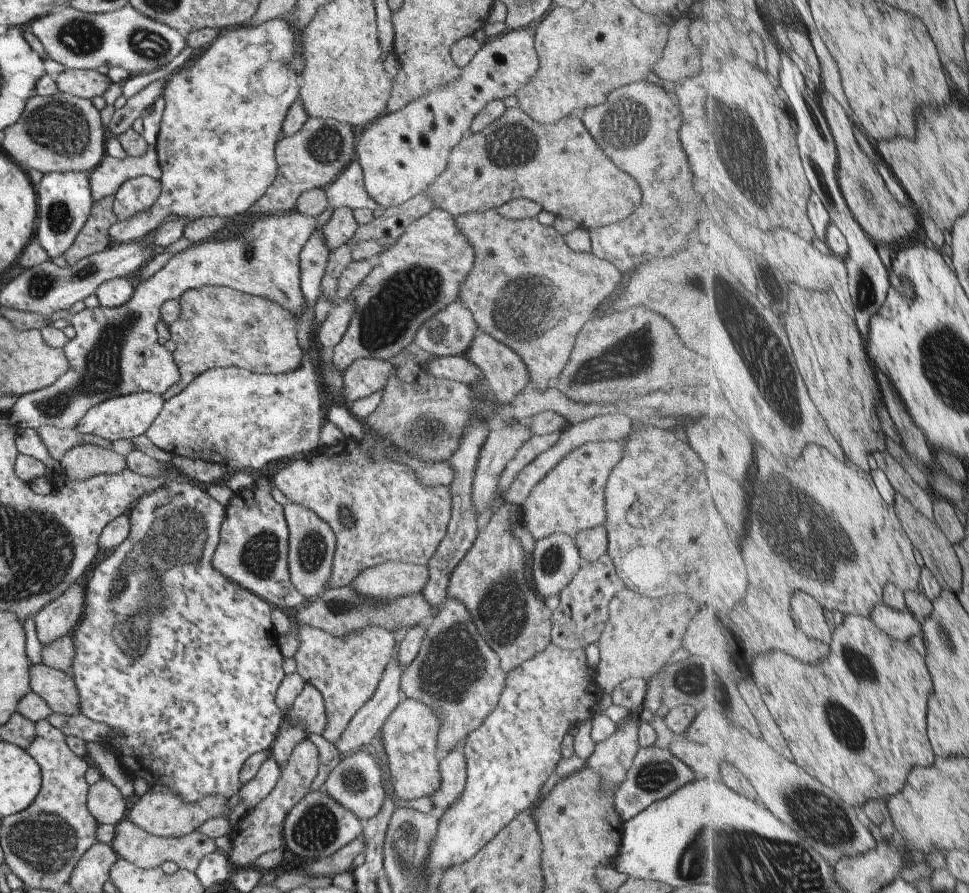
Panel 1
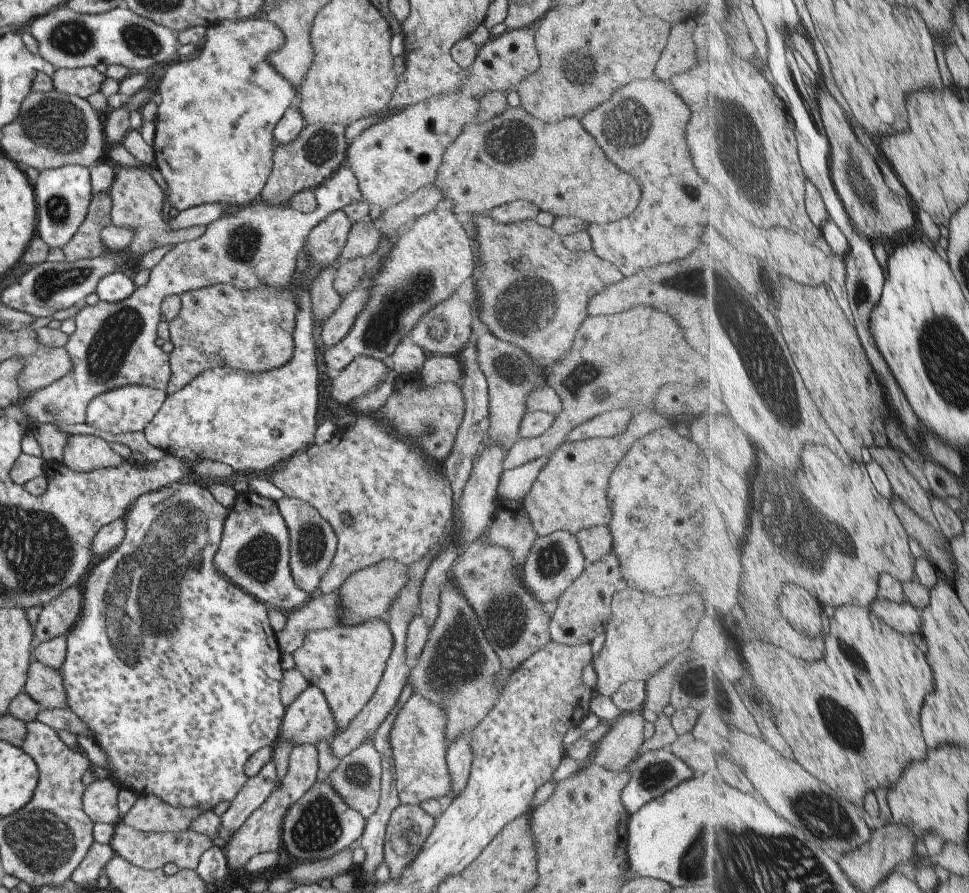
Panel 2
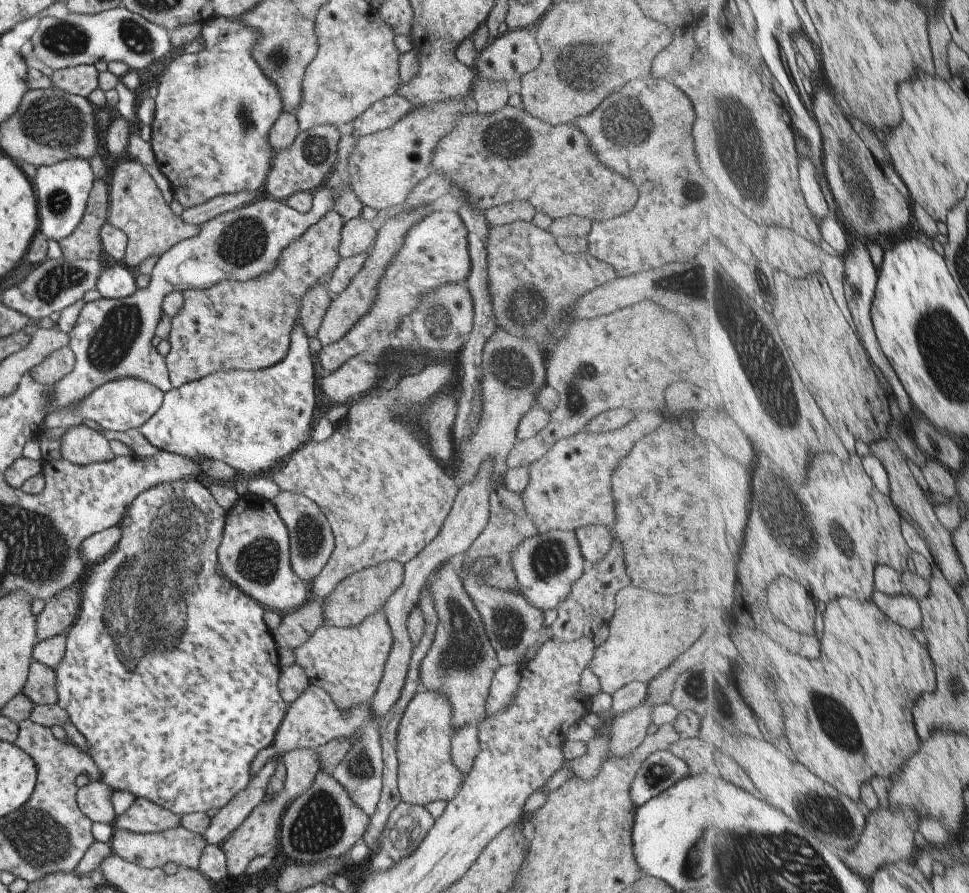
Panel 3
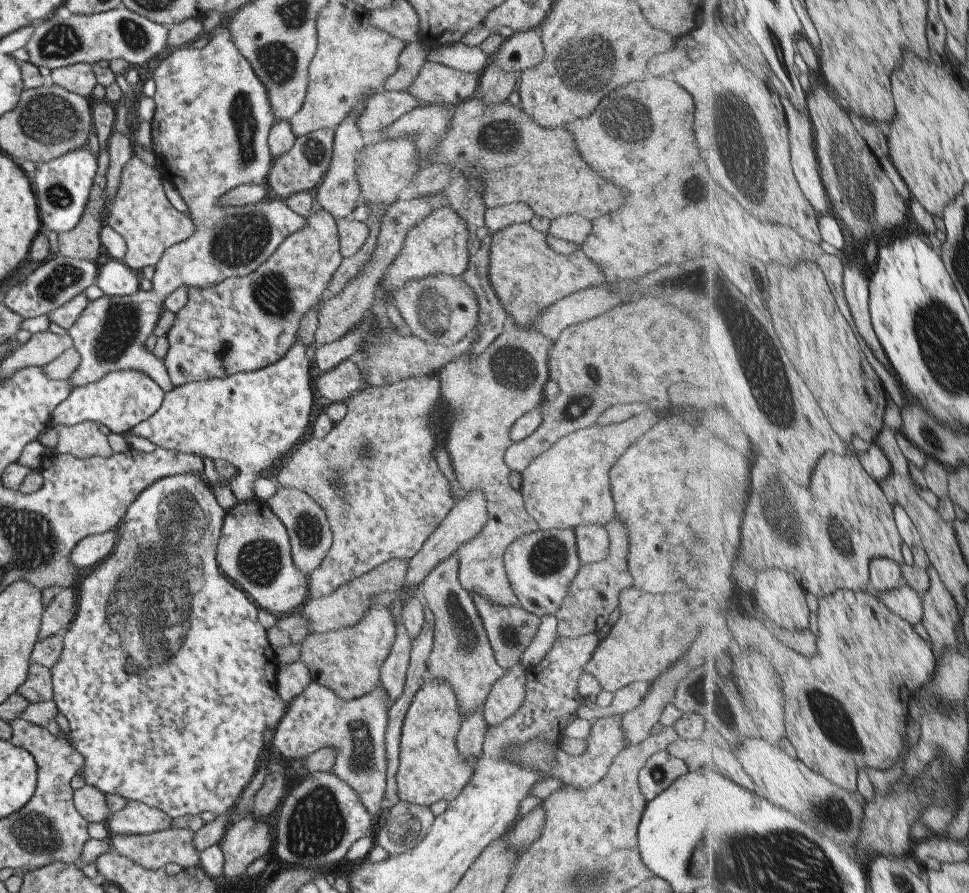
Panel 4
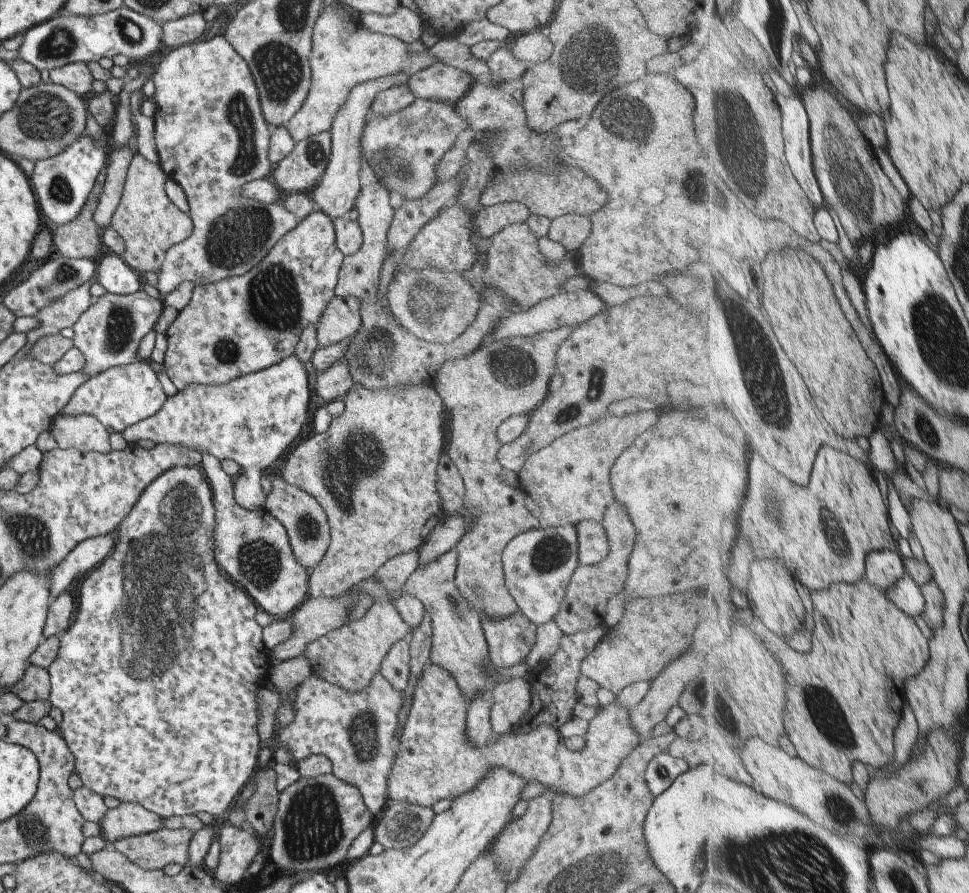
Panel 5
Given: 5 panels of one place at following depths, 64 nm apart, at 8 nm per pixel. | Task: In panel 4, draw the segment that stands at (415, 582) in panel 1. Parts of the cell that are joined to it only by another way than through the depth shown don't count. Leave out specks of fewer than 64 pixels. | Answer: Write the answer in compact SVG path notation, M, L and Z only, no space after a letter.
M389 560L374 568L374 570L362 574L360 578L350 580L346 586L334 590L332 594L320 598L310 596L300 608L302 614L304 614L304 616L308 618L308 622L310 622L304 639L308 634L312 634L312 632L328 632L330 630L358 624L366 612L372 608L371 596L386 592L396 592L396 590L400 590L404 587L406 572L408 572L408 562L409 560Z

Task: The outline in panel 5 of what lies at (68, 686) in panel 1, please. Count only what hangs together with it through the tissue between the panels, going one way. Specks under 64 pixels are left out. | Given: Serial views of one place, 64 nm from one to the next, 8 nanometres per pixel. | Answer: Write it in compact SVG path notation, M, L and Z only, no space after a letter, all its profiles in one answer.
M28 665L20 682L10 686L10 693L16 694L24 702L48 701L50 698L50 676L46 668Z

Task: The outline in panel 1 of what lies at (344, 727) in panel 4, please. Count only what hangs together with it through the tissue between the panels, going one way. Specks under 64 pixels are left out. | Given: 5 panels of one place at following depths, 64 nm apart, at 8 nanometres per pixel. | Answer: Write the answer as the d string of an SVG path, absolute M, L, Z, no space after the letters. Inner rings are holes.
M306 684L289 708L286 719L292 724L304 722L308 735L322 735L326 728L326 708L320 691L314 685ZM360 750L352 756L348 756L330 772L327 780L322 784L322 792L326 792L332 800L348 808L358 820L365 823L370 818L374 818L384 802L385 792L382 787L382 771L376 758L368 750Z

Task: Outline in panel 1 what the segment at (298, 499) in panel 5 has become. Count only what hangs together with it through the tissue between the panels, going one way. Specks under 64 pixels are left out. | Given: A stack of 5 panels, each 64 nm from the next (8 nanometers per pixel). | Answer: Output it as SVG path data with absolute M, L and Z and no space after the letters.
M288 501L283 506L284 516L289 528L288 570L292 586L304 596L306 603L318 599L326 590L332 576L333 556L336 550L334 531L325 520L318 518L312 510Z

